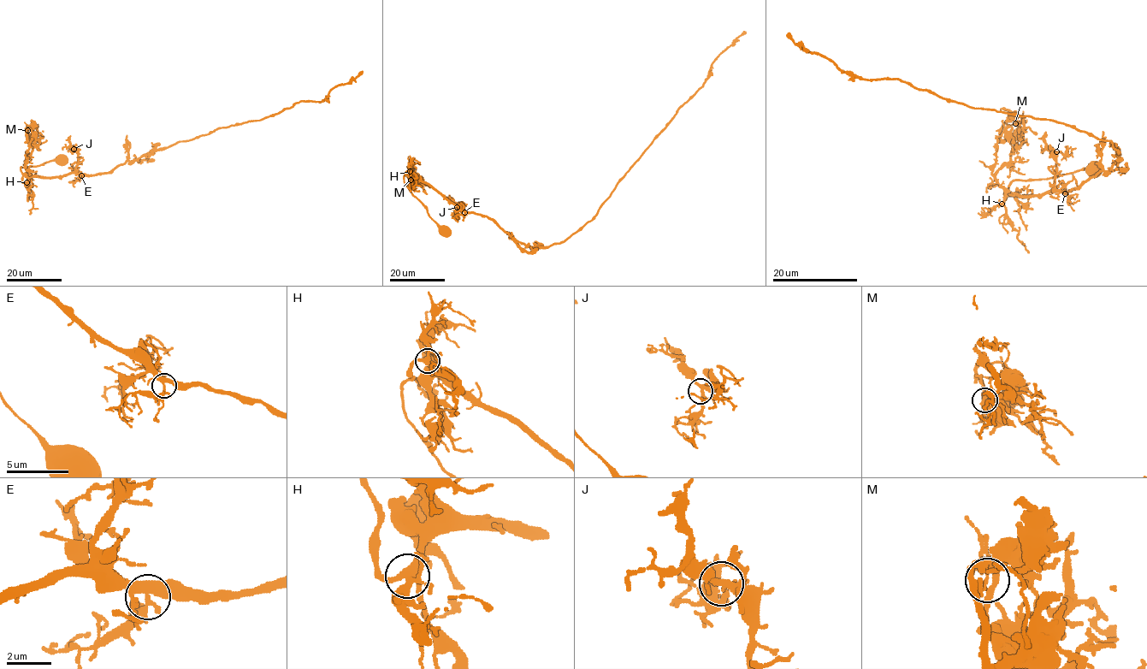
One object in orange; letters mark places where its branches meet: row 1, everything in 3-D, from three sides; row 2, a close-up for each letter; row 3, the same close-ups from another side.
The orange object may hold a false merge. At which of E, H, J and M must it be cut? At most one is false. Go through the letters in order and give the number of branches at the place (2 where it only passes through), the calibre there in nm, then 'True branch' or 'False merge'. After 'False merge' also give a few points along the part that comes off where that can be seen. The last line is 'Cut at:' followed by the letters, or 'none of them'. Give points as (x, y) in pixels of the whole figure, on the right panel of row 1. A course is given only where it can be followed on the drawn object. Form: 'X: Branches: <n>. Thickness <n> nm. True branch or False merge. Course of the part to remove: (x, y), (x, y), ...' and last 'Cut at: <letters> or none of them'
E: Branches: 5. Thickness 300 nm. True branch
H: Branches: 6. Thickness 320 nm. True branch
J: Branches: 4. Thickness 300 nm. True branch
M: Branches: 4. Thickness 180 nm. False merge. Course of the part to remove: (1015, 123), (1015, 120), (1020, 133), (1013, 140), (1017, 145), (1027, 138)
Cut at: M

